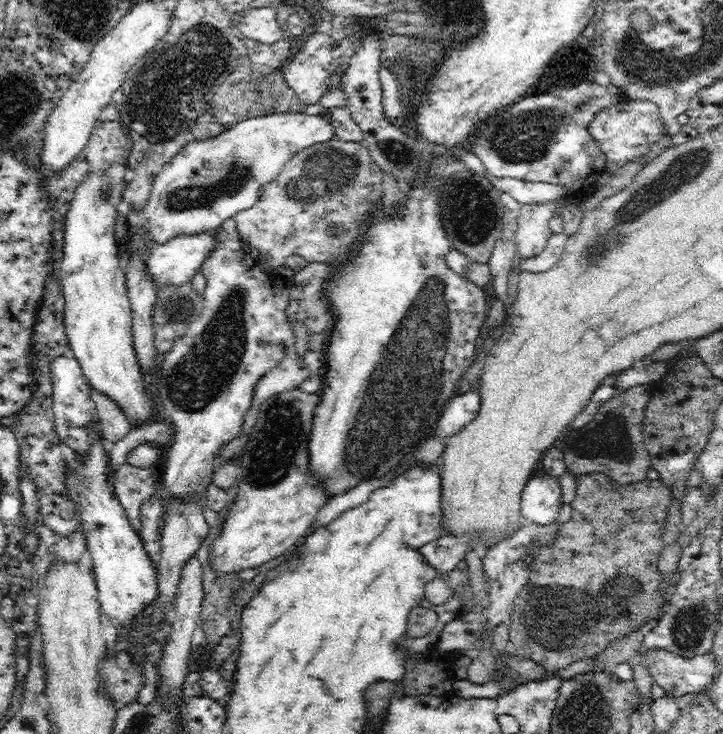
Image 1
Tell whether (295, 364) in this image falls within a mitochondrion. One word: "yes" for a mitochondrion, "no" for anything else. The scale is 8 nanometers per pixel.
no

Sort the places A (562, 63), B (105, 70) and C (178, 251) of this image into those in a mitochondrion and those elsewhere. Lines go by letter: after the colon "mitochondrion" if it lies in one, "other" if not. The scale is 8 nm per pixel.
A: other
B: other
C: other

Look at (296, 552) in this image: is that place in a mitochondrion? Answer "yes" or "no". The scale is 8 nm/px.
no

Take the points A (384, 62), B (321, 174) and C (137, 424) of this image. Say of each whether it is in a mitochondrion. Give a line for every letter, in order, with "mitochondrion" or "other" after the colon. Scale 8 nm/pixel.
A: other
B: mitochondrion
C: other

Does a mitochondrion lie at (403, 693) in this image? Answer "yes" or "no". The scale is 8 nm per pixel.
no

